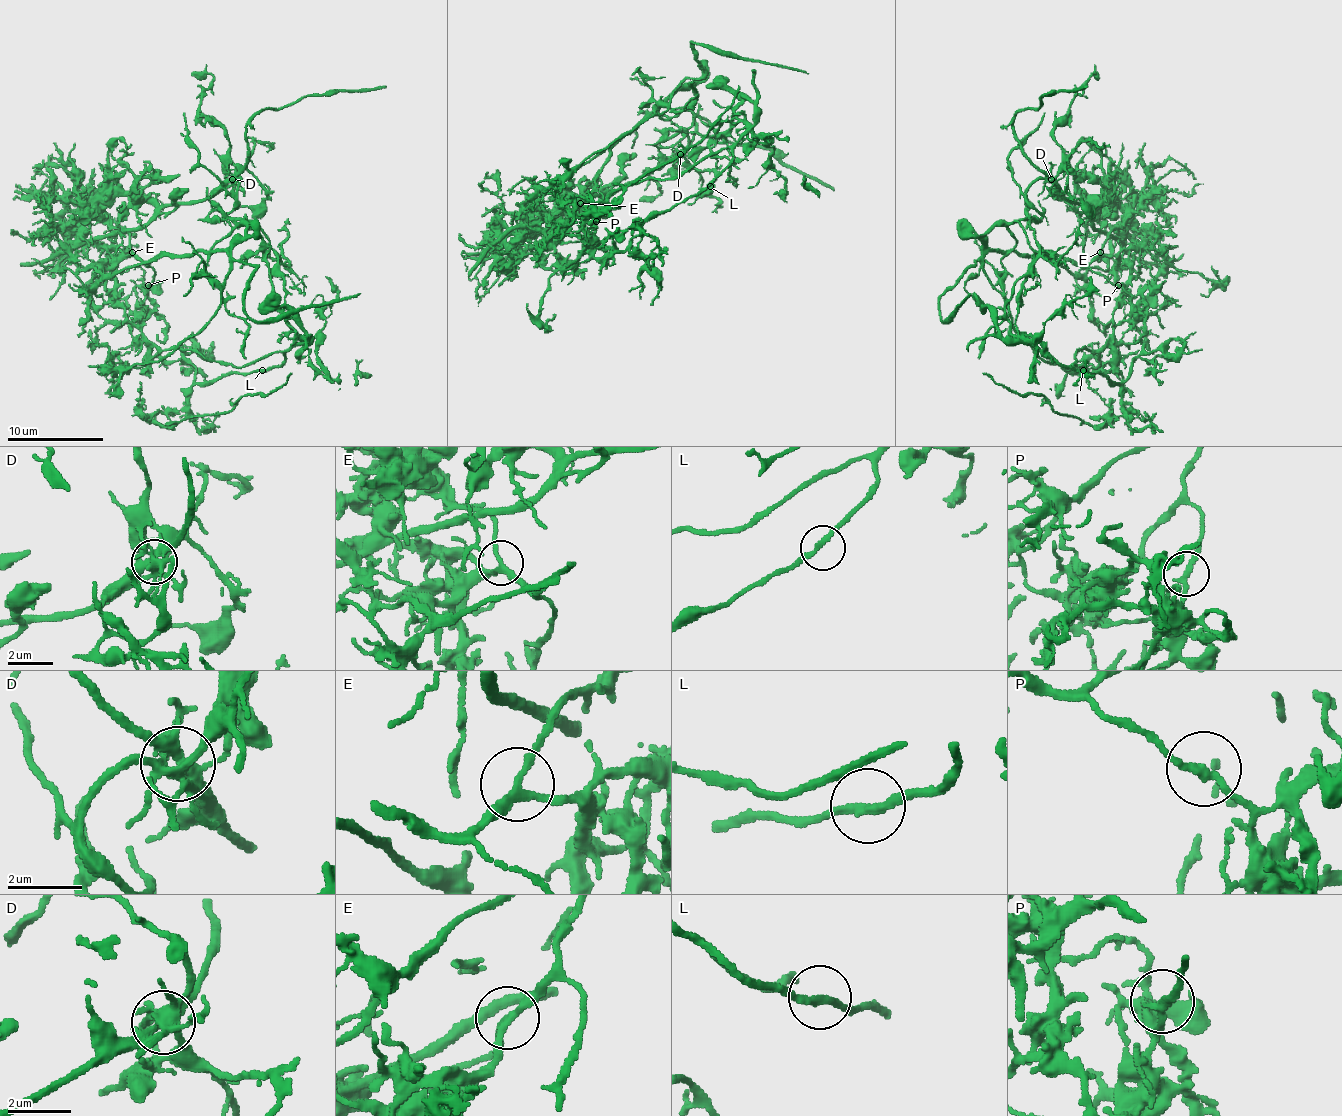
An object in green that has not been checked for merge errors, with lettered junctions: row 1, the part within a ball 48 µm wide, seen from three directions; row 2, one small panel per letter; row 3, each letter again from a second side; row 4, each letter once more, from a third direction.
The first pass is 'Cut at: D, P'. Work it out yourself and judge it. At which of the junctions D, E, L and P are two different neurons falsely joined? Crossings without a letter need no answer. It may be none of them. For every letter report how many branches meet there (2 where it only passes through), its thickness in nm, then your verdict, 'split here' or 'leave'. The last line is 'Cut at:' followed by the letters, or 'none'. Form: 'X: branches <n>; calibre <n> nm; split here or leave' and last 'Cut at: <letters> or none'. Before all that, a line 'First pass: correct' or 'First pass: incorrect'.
First pass: correct
D: branches 10; calibre 360 nm; split here
E: branches 3; calibre 200 nm; leave
L: branches 2; calibre 200 nm; leave
P: branches 2; calibre 220 nm; split here
Cut at: D, P

